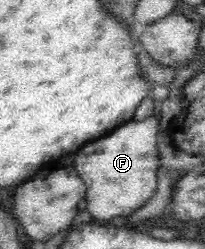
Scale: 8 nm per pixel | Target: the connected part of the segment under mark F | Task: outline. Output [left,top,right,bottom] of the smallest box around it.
[75,114,162,224]

